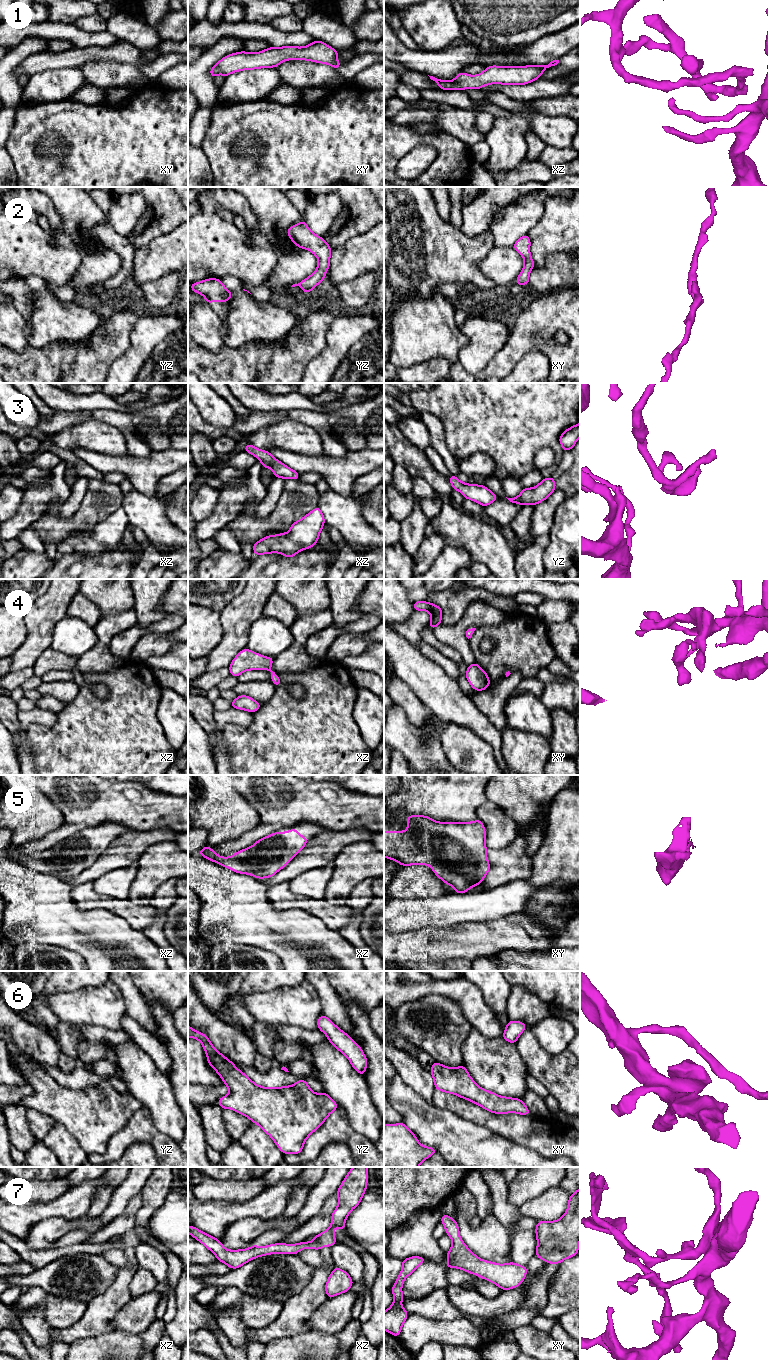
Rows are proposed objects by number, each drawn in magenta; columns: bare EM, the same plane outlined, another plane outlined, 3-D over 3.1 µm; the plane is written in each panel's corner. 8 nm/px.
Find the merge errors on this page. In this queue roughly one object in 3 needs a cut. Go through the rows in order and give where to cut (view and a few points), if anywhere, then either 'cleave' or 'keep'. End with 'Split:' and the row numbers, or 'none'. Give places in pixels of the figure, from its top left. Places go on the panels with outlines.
1: cut none; keep
2: cut none; keep
3: cut none; keep
4: cut none; keep
5: cut none; keep
6: cut none; keep
7: cut none; keep
Split: none

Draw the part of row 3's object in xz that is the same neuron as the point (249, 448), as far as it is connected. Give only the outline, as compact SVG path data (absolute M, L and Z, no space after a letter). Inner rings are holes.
M250 443L245 446L244 451L254 455L259 461L261 461L263 468L271 468L274 473L274 478L280 477L285 480L298 480L300 477L298 472L278 461L273 455L269 453L269 451L258 449Z

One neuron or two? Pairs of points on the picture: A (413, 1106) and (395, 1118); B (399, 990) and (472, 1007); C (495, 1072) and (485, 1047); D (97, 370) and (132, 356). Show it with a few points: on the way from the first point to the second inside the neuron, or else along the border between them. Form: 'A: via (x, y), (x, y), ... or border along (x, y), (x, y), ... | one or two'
A: border along (394, 1108), (401, 1115), (403, 1121) | two
B: via (417, 987), (445, 987), (454, 989) | one
C: via (495, 1066), (485, 1056), (485, 1053) | one
D: border along (128, 350), (111, 364), (107, 372) | two

